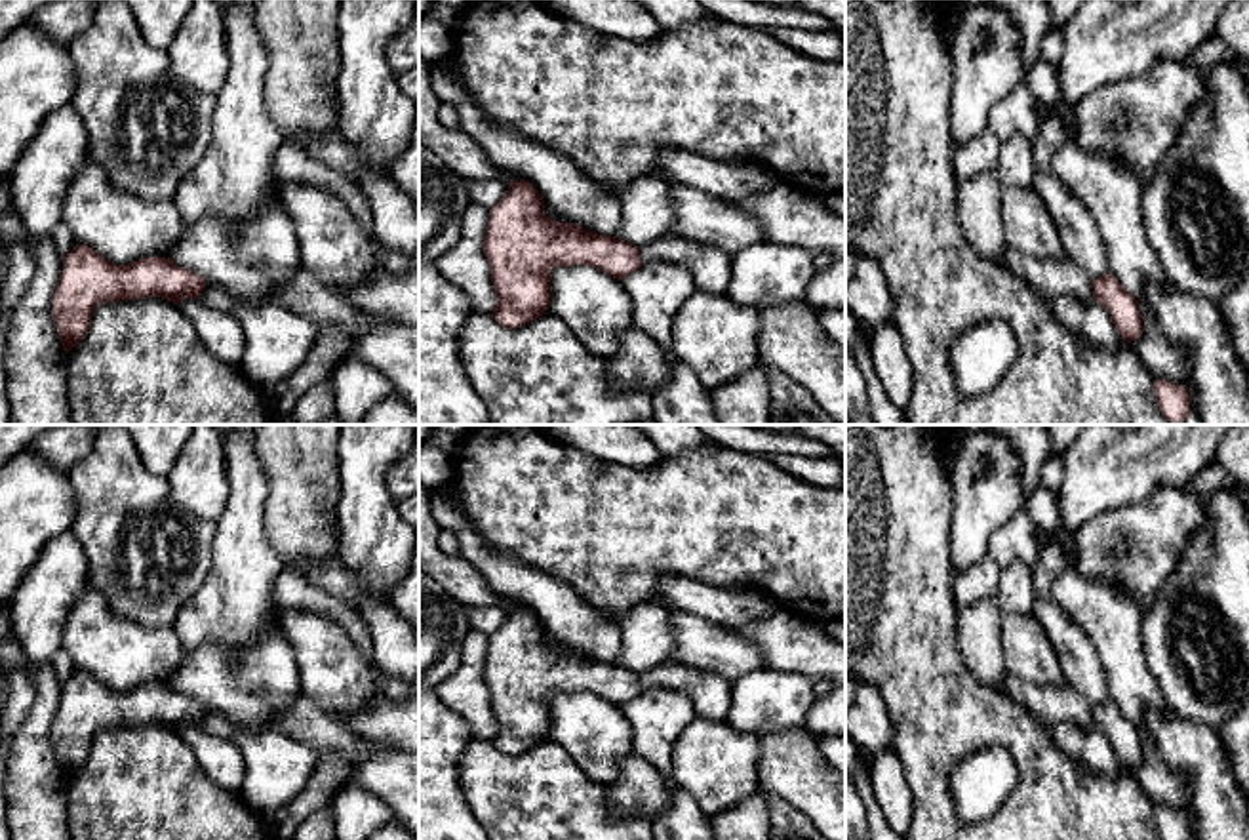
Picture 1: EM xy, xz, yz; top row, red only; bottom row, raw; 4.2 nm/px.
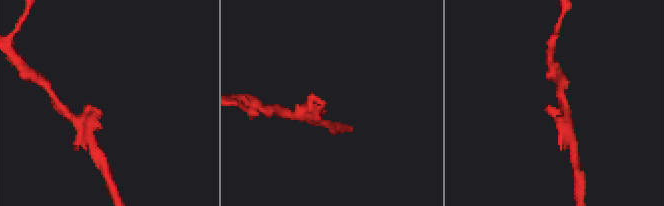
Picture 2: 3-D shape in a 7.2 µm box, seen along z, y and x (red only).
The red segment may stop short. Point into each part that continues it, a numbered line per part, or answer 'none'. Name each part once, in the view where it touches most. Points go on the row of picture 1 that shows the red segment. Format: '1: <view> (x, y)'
none

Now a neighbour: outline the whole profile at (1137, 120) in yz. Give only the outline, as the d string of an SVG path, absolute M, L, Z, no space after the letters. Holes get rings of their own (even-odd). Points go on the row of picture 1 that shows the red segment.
M1165 59L1140 76L1095 90L1062 118L1083 150L1123 160L1148 185L1201 93L1194 67Z

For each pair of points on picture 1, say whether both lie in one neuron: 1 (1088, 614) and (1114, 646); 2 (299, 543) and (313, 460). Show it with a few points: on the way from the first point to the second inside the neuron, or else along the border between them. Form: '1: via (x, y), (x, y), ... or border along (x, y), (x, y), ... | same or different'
1: via (1095, 621), (1112, 639) | same
2: via (299, 522), (303, 480) | same

